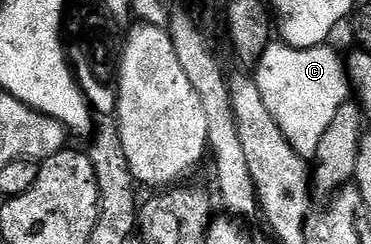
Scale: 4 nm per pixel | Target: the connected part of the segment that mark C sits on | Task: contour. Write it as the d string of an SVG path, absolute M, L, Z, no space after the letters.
M272 41L260 54L255 64L254 78L262 93L262 101L266 101L266 109L270 109L270 117L274 117L274 121L278 121L278 129L286 133L286 141L290 141L292 148L303 159L315 160L318 141L322 141L322 133L326 133L331 119L334 118L334 113L338 113L338 109L342 109L342 105L350 99L348 72L342 55L340 59L339 53L332 48L332 45L298 49L289 47L283 41Z

